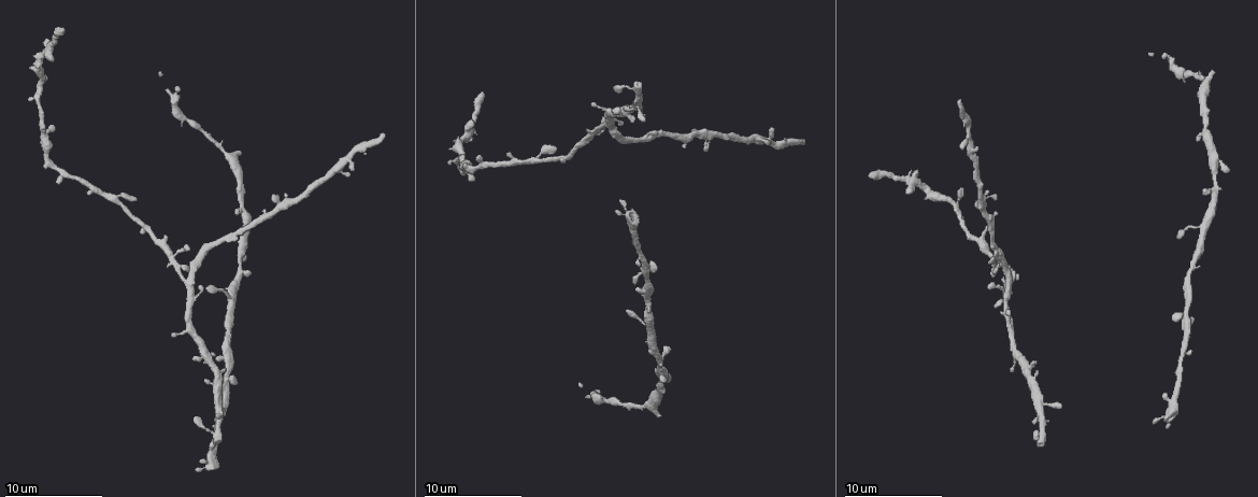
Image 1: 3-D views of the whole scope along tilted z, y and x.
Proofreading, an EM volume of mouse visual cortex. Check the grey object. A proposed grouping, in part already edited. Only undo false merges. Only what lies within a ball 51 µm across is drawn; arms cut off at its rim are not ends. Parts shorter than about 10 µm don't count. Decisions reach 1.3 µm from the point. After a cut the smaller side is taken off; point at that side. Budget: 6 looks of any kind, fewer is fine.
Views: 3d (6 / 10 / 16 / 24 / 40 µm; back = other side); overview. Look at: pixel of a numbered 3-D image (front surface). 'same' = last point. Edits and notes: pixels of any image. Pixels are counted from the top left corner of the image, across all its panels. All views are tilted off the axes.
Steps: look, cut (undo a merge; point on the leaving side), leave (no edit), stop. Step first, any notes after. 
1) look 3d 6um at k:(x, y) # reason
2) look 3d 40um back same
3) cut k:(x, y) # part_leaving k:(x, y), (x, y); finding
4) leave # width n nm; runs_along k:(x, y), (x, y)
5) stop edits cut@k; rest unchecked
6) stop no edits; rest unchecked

look 3d 16um at 1:(579, 148) # three arms meet

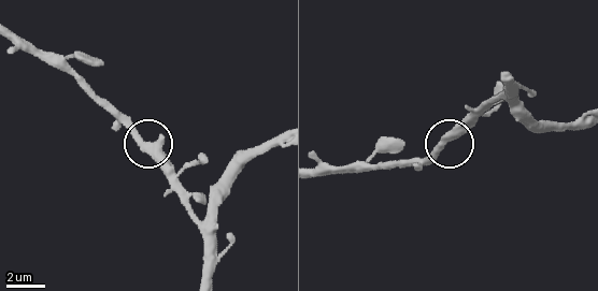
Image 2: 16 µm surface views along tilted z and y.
look 3d 16um back at 2:(448, 138)

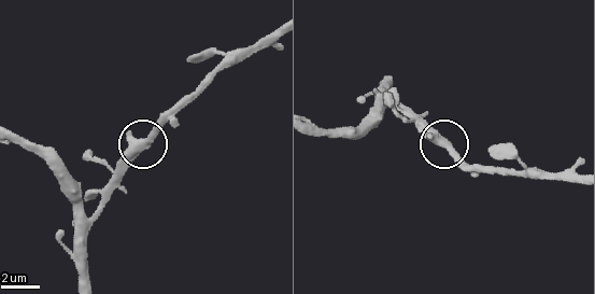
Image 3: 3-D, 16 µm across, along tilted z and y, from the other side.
leave # runs_along 3:(82, 275), (82, 240), (102, 188), (121, 163), (171, 117); all the same cell

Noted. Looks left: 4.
look 3d 10um at 1:(48, 153) # calibre changes

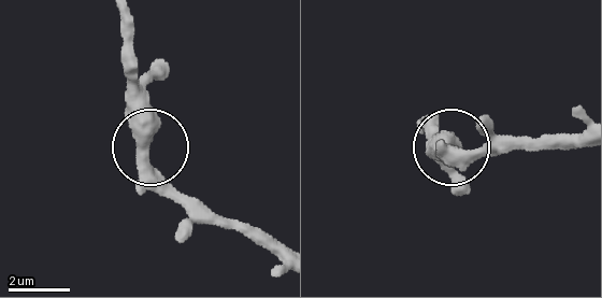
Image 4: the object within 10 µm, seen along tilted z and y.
leave # one cell here

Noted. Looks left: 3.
look 3d 10um at 1:(39, 98) # three-way junction

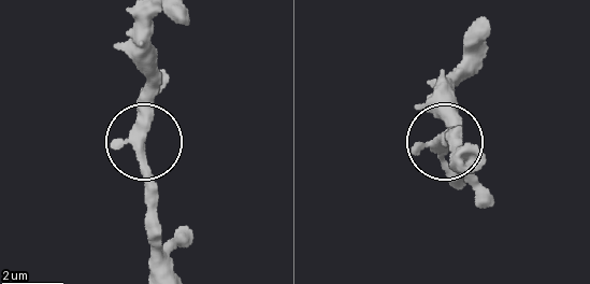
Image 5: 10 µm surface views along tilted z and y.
leave # all the same cell

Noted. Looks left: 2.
stop no edits; rest unchecked

